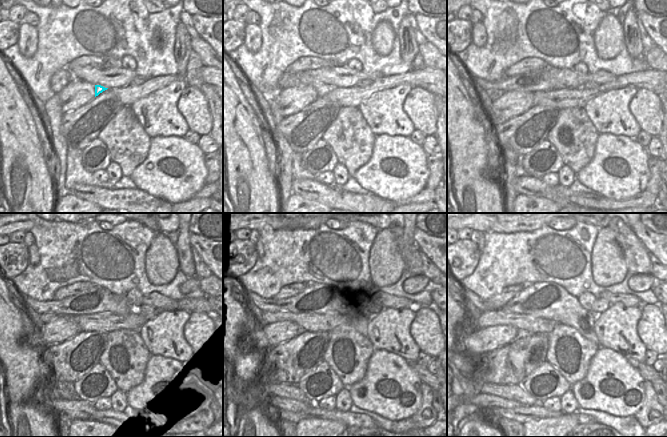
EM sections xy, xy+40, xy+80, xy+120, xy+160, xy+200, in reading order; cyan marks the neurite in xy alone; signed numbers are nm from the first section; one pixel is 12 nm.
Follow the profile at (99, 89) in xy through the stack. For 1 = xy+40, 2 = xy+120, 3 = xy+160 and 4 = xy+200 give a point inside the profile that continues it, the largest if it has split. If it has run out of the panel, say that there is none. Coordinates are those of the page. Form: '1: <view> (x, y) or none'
1: xy+40 (304, 78)
2: xy+120 (96, 299)
3: xy+160 (317, 298)
4: xy+200 (549, 300)

